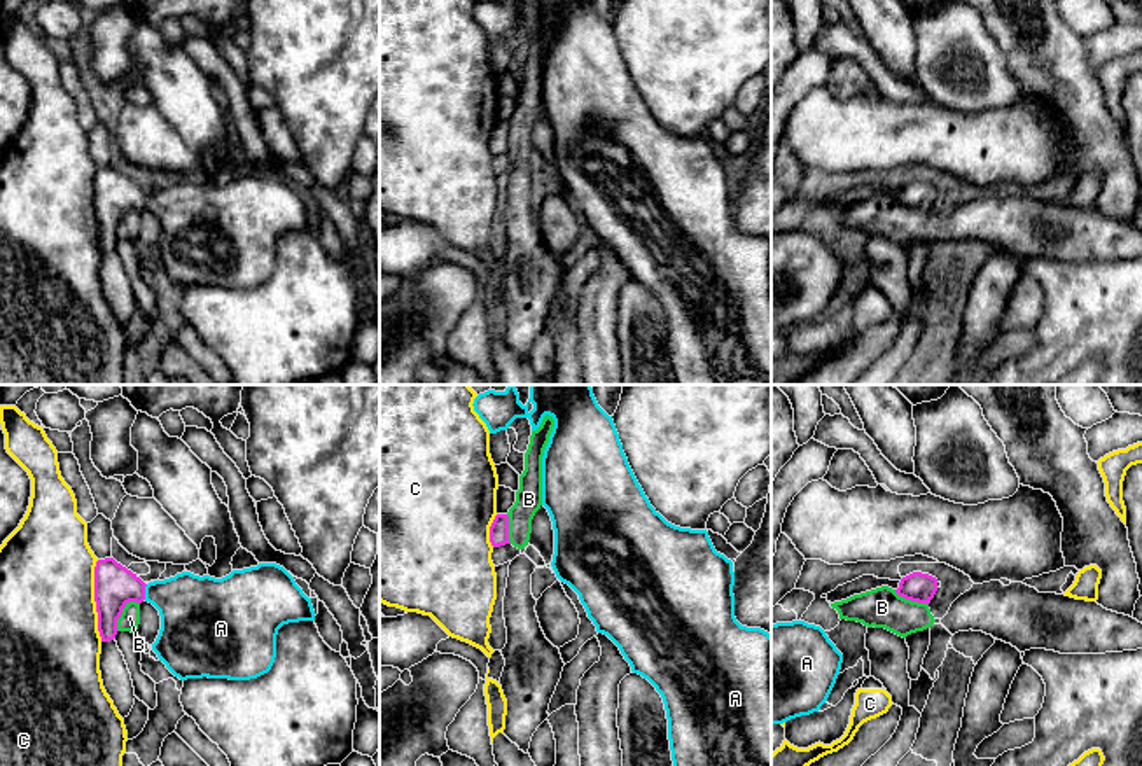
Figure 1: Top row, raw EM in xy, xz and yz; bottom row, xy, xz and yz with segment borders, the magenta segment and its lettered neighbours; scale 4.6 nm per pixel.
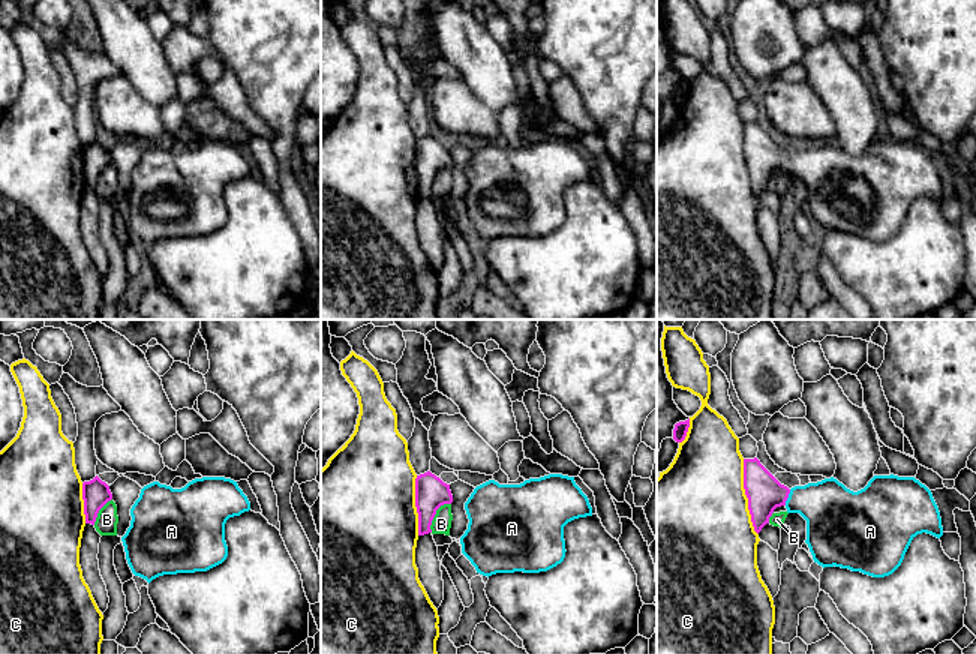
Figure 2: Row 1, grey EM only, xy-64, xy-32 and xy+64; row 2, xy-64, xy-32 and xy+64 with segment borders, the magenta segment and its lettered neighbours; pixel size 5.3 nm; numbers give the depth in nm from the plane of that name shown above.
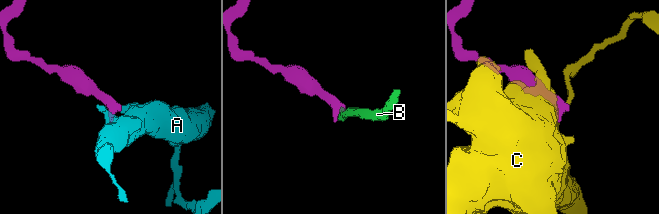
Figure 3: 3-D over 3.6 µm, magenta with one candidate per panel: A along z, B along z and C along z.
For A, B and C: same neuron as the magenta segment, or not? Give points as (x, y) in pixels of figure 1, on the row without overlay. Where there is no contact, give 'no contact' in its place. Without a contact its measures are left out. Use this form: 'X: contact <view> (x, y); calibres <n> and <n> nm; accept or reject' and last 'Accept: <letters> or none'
A: contact xy (144, 200); calibres 190 and 320 nm; accept
B: contact xy (121, 221); calibres 190 and 90 nm; reject
C: contact xy (95, 208); calibres 190 and 440 nm; reject
Accept: A

